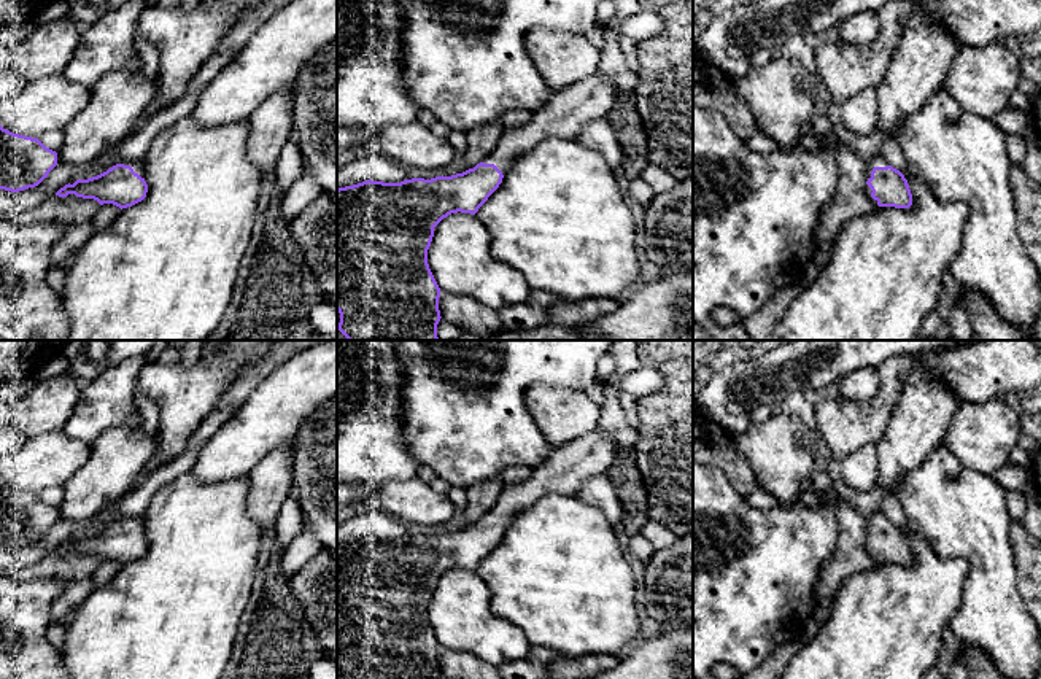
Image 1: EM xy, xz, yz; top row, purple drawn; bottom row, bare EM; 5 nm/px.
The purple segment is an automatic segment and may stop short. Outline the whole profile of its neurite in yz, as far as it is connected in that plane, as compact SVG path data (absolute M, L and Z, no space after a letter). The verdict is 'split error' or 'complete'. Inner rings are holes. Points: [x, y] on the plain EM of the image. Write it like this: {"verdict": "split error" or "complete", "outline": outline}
{"verdict": "split error", "outline": "M880 510L865 518L866 550L879 563L909 565L912 550L904 531L893 525Z"}

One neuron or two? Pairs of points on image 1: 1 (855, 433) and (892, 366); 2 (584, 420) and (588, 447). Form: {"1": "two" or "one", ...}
{"1": "one", "2": "two"}

